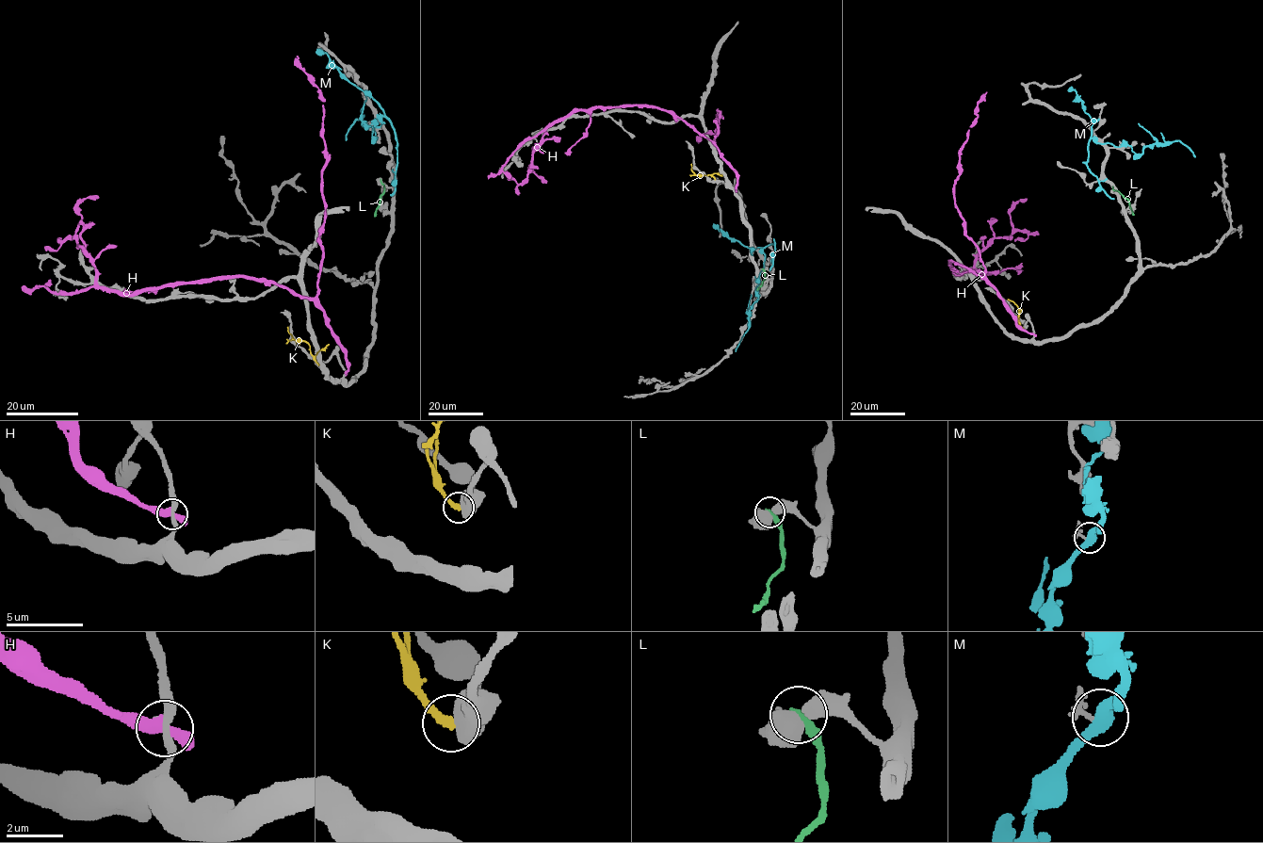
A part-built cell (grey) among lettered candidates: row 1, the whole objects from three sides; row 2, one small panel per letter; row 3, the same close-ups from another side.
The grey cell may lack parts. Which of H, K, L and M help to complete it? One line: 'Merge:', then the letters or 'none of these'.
Merge: none of these

